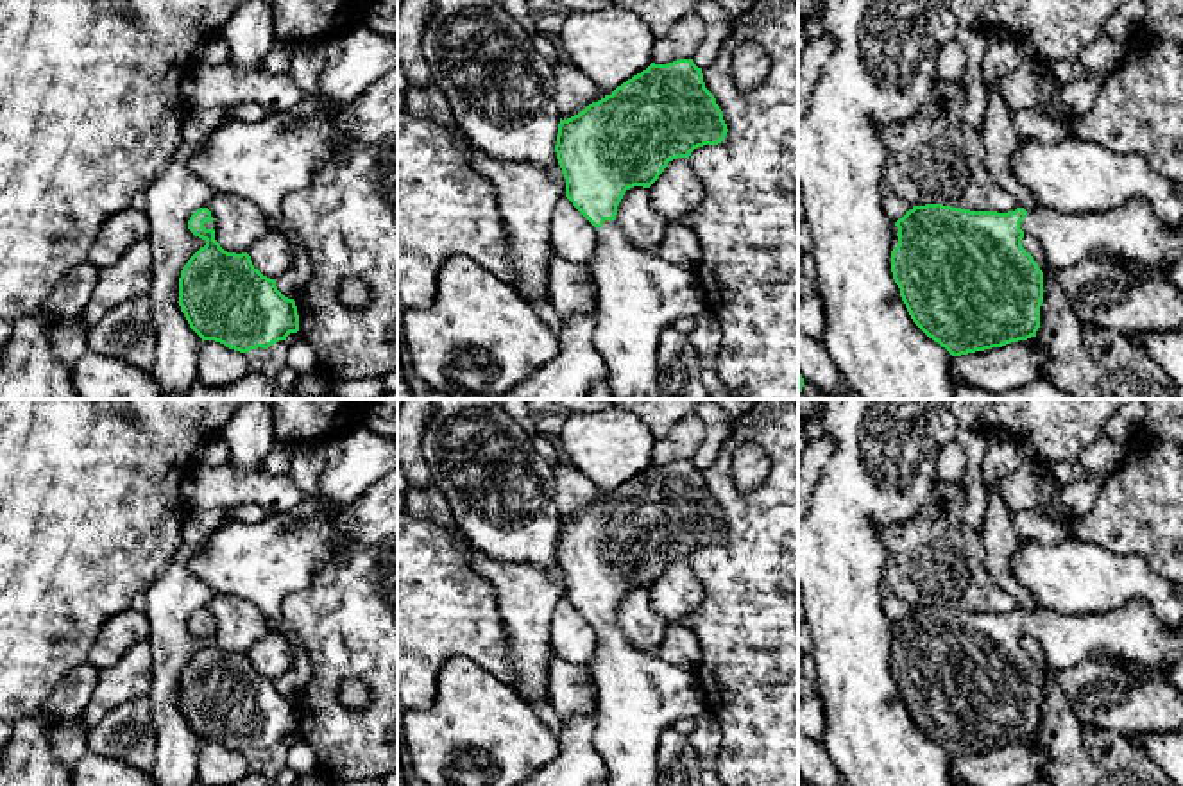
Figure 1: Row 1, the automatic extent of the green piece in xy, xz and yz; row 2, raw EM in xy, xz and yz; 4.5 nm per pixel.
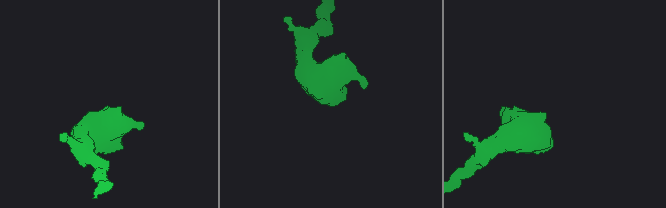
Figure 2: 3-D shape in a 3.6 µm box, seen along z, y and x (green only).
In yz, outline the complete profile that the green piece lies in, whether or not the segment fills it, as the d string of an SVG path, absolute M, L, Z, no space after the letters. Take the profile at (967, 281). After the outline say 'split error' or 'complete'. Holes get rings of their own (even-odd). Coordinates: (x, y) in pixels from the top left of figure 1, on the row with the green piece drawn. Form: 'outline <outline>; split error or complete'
outline M1145 199L1104 213L1061 215L1051 209L970 211L943 204L913 206L895 222L898 245L891 272L913 322L952 356L1036 337L1043 303L1043 272L1022 247L1026 235L1045 249L1060 270L1086 258L1110 258L1160 269L1183 292L1183 224L1163 224Z; split error

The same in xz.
outline M693 59L651 63L578 115L560 118L555 152L566 179L566 197L598 229L589 263L596 288L592 344L607 362L607 387L614 399L660 399L657 349L662 331L682 317L696 319L707 312L694 272L639 251L616 227L617 206L626 190L650 188L669 161L689 159L694 149L718 145L727 132L723 113Z; split error

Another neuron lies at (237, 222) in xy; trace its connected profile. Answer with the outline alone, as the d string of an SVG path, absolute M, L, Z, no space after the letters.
M215 193L206 208L213 217L215 240L227 252L247 252L270 226L268 217L242 197Z

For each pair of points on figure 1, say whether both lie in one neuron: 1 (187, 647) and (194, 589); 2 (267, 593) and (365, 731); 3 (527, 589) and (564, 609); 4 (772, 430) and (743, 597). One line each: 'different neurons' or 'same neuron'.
1: same neuron
2: different neurons
3: different neurons
4: same neuron

